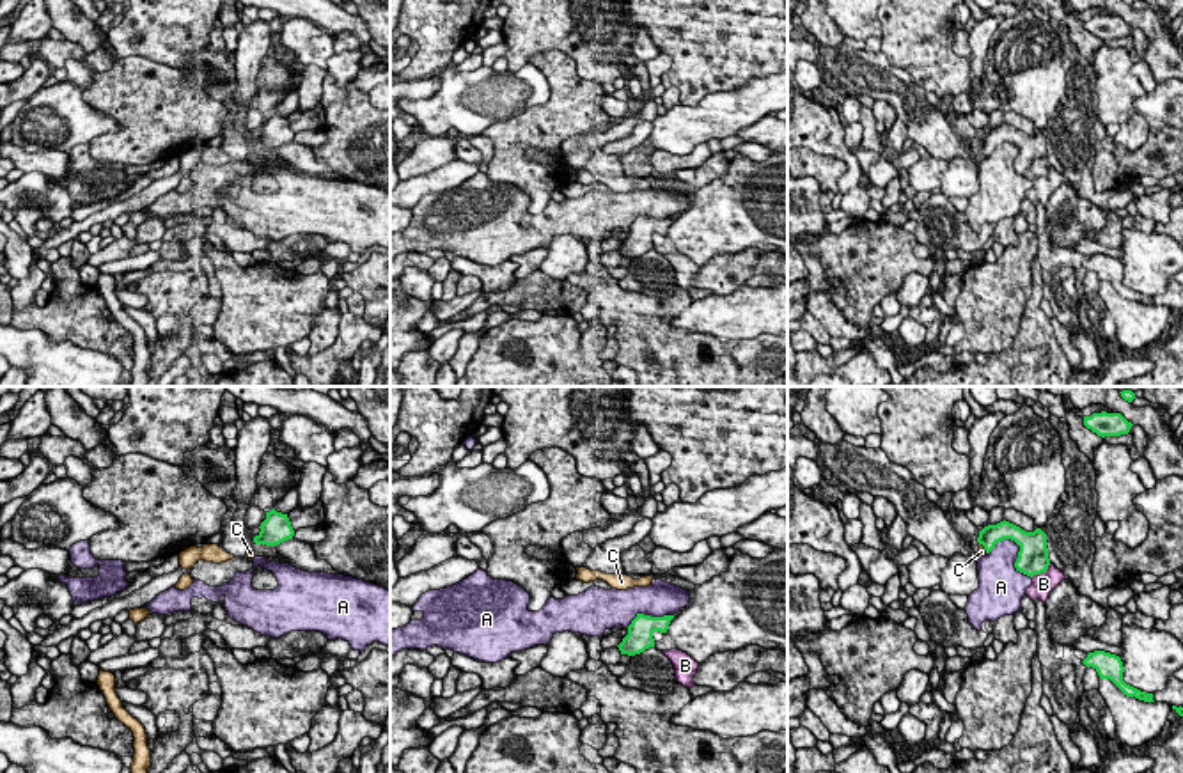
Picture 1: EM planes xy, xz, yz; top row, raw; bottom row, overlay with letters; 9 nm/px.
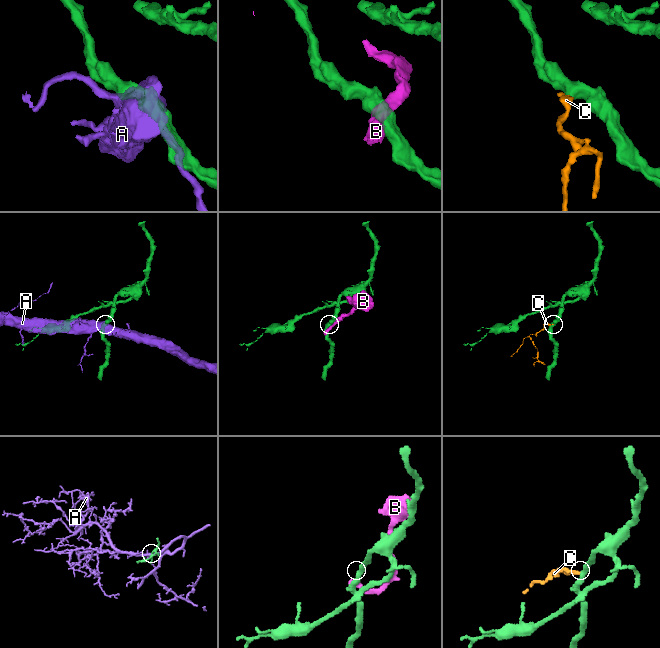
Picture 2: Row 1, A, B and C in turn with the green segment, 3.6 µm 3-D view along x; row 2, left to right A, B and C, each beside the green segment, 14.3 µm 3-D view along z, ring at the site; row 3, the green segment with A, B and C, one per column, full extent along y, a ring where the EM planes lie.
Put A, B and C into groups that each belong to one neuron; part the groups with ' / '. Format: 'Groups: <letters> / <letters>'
Groups: A / B / C

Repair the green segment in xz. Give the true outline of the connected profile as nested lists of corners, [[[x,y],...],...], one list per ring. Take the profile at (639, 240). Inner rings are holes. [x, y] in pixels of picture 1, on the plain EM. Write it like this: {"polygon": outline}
{"polygon": [[[637,216],[637,220],[628,229],[628,238],[617,248],[621,257],[635,259],[649,250],[654,250],[653,236],[654,234],[667,236],[672,222],[674,218],[651,220]]]}

